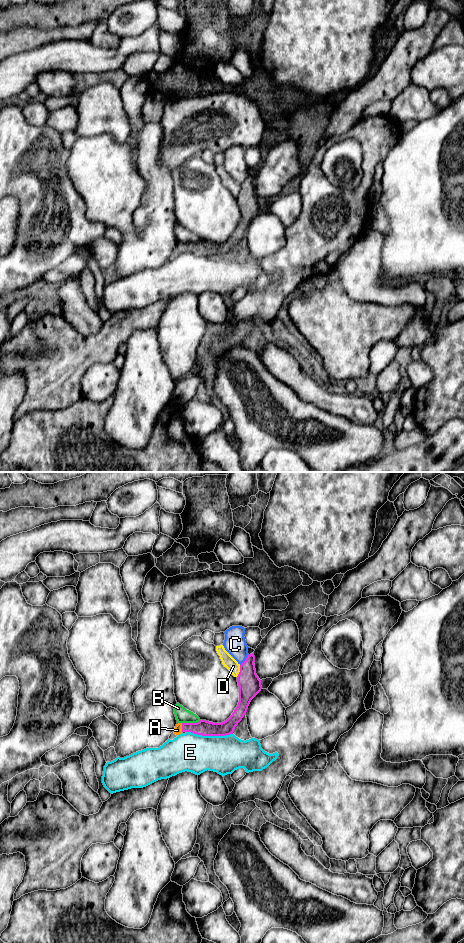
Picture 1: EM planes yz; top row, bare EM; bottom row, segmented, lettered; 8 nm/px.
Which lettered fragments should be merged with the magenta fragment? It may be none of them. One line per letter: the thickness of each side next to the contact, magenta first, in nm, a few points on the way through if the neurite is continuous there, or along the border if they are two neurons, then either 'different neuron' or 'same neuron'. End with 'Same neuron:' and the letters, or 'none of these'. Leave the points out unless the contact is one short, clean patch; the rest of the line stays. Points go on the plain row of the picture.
A: calibres 130 and 70 nm; same neuron
B: calibres 130 and 120 nm; different neuron
C: calibres 180 and 180 nm; different neuron
D: calibres 180 and 100 nm; border yz (240, 185), (240, 191), (236, 196); different neuron
E: calibres 130 and 300 nm; different neuron
Same neuron: A

